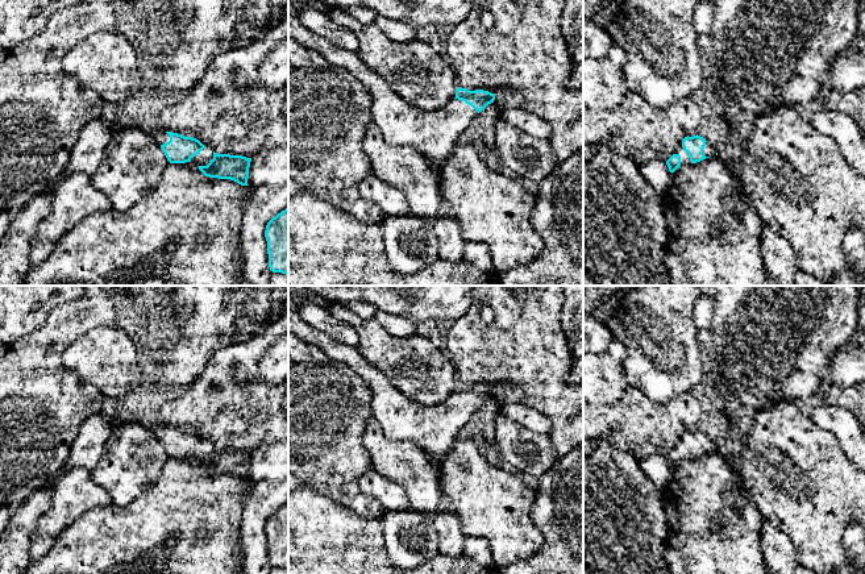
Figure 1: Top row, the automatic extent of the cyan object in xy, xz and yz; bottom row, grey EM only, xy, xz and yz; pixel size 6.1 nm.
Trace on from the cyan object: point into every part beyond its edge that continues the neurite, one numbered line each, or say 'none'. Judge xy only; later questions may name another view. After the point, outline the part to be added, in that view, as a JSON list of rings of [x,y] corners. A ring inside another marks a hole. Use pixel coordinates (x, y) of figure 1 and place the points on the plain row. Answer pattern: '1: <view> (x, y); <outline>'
1: xy (161, 431); [[[159,423],[151,425],[151,429],[154,430],[154,433],[159,440],[163,440],[170,436],[170,430]]]

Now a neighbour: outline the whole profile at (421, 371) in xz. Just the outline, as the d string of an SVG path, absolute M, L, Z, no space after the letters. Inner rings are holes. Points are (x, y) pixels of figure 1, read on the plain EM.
M344 304L328 309L354 328L357 350L404 396L423 405L442 404L453 396L458 383L453 363L431 340L419 334L396 338L375 319L362 319Z

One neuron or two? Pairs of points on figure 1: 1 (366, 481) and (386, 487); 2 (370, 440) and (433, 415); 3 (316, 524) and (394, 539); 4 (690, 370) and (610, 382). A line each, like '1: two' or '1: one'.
1: one
2: two
3: two
4: two

